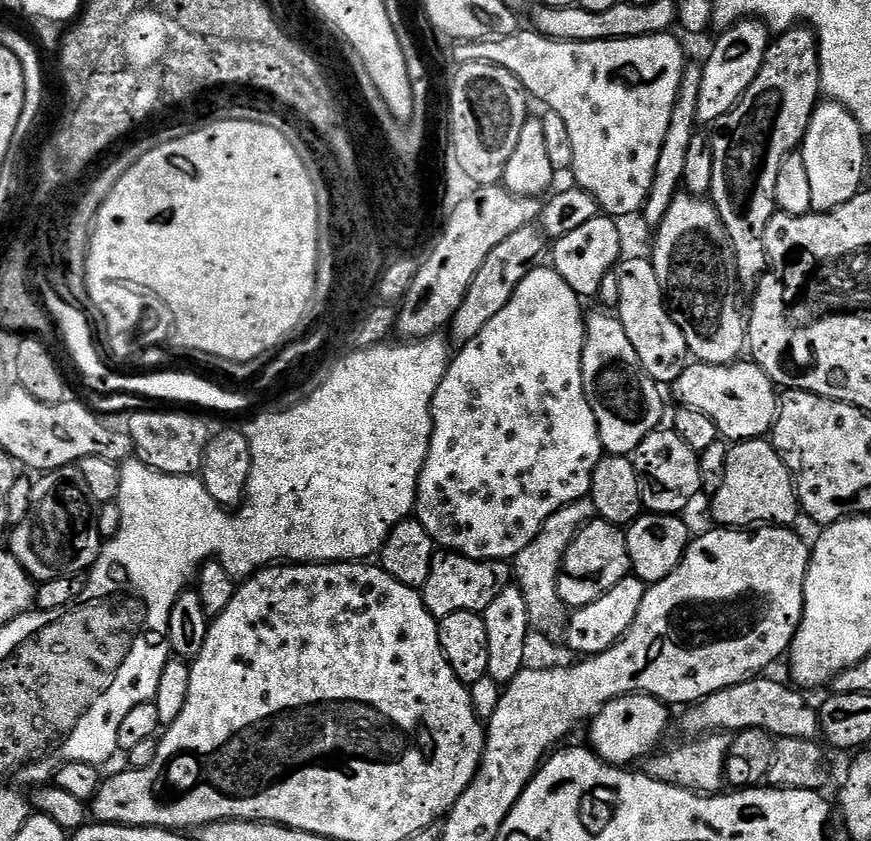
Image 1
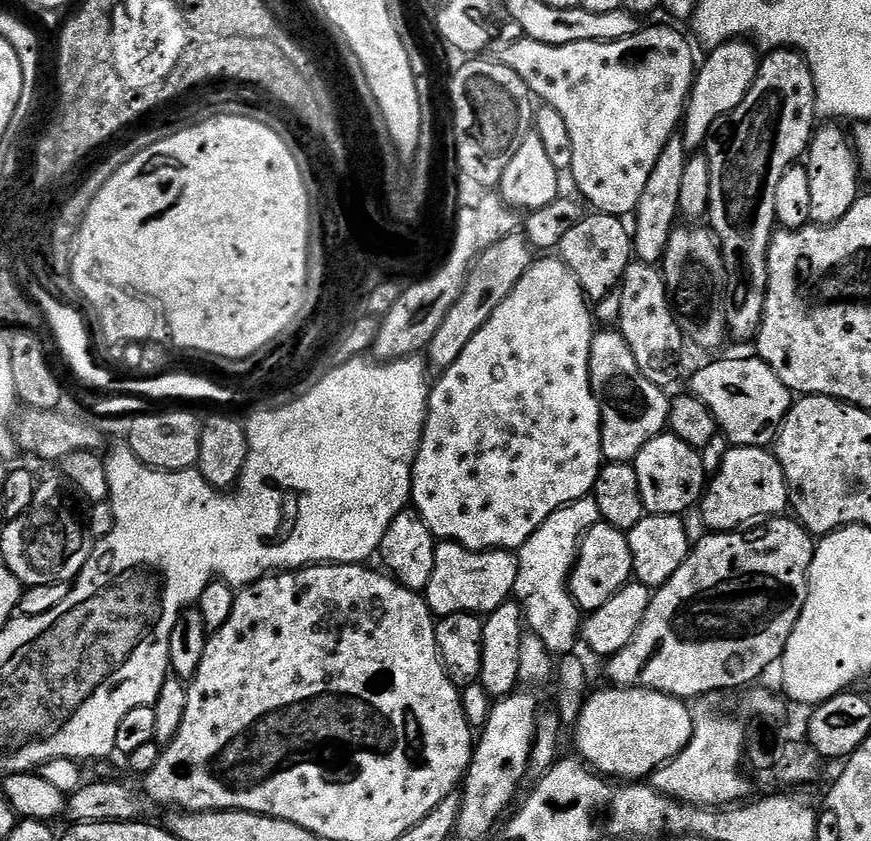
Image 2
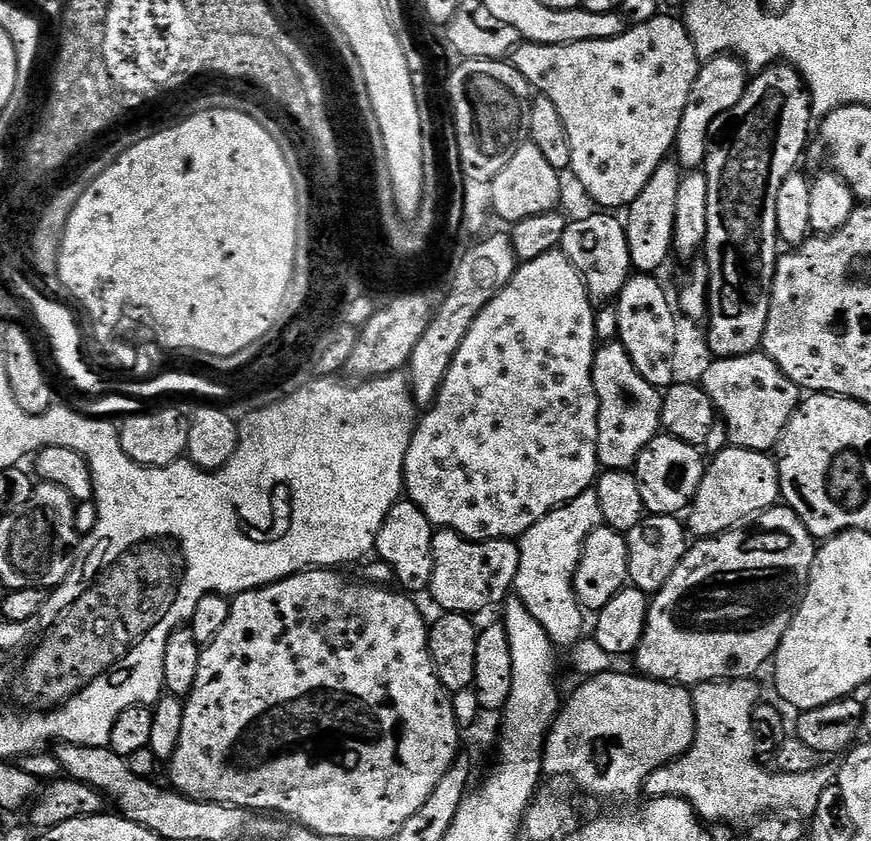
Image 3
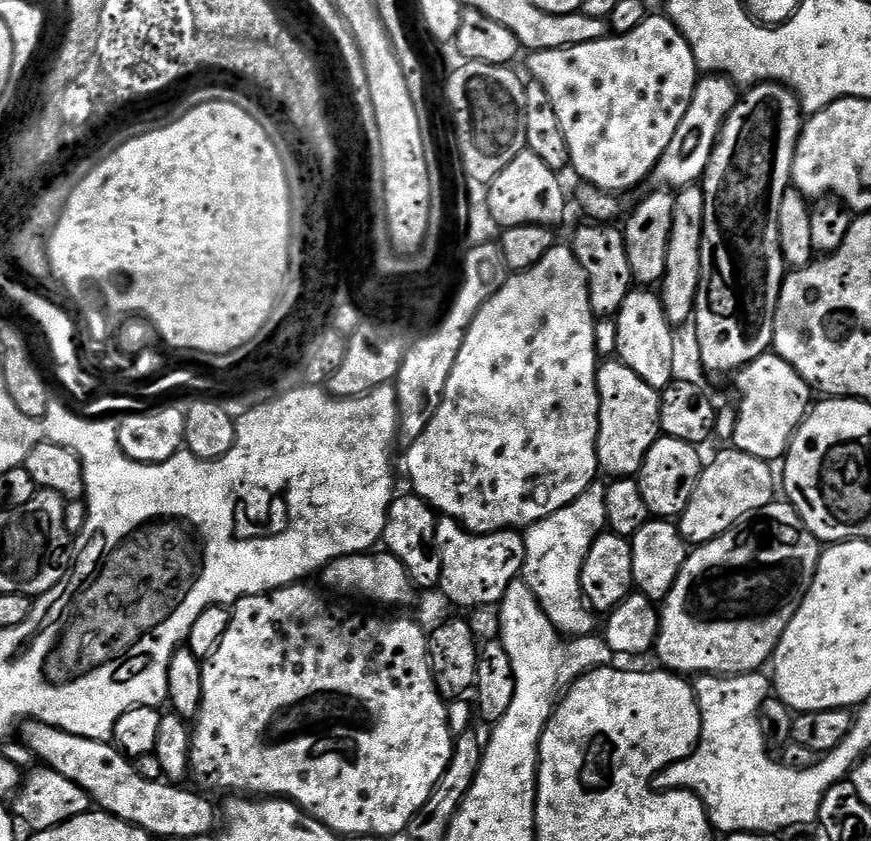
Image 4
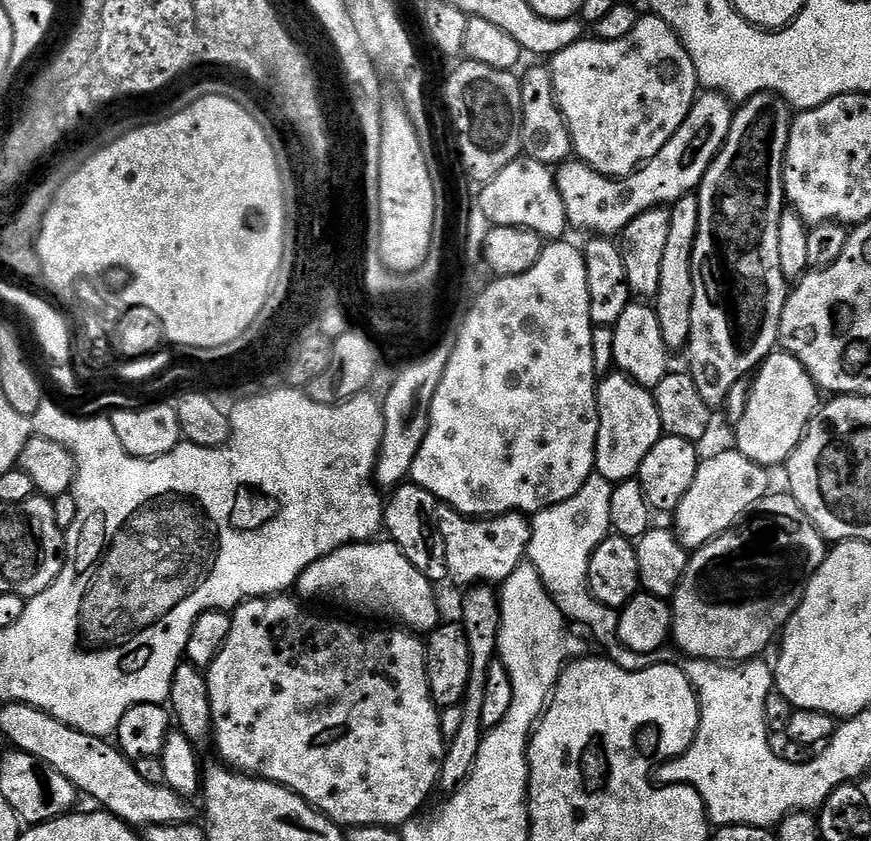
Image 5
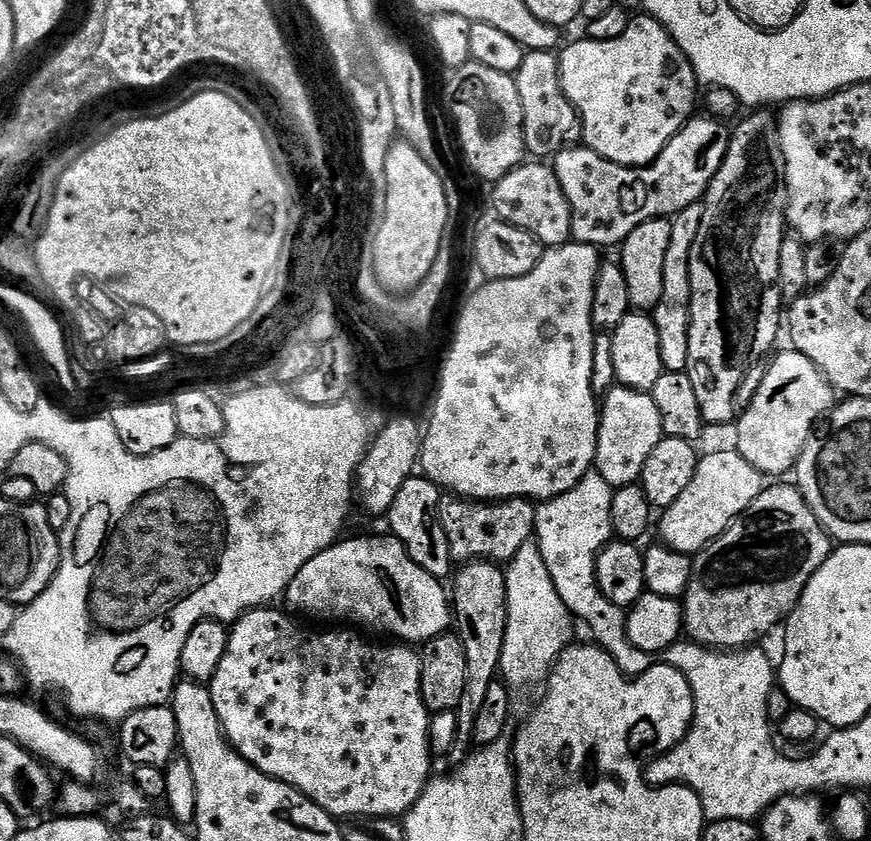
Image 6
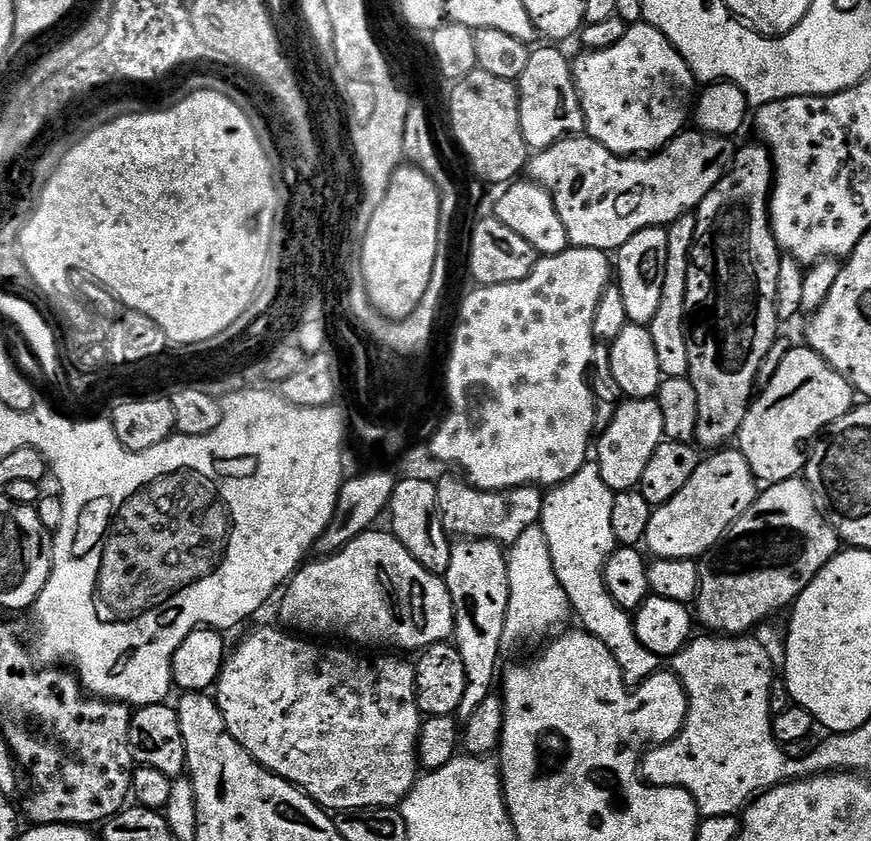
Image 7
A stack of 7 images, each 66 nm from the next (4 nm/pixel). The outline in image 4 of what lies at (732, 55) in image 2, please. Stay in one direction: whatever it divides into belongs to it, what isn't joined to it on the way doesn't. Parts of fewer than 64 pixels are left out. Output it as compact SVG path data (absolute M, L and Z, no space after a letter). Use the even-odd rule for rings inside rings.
M723 74L705 75L697 83L696 93L690 102L690 110L686 110L686 118L682 118L674 138L670 138L670 146L656 163L654 180L660 183L657 185L668 190L679 190L688 184L697 183L703 177L705 170L708 169L716 139L720 137L722 126L734 110L737 99L737 85Z

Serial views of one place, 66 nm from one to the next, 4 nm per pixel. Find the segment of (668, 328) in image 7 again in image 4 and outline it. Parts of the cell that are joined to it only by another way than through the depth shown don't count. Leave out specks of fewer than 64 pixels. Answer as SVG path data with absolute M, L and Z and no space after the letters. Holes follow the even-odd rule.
M699 183L688 184L675 193L674 222L670 222L670 246L666 246L666 274L658 285L658 295L668 323L679 326L693 319L702 270L702 230L706 226L706 198Z

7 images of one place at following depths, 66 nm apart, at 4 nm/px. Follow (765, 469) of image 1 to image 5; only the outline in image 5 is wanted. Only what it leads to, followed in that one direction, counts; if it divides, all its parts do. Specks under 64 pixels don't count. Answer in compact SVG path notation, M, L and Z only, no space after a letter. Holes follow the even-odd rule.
M738 450L720 452L717 456L701 459L698 470L694 474L694 482L690 482L690 490L686 490L686 498L676 507L674 513L674 531L682 547L695 550L708 544L716 536L735 528L756 507L763 496L769 495L769 473L760 464L755 464Z

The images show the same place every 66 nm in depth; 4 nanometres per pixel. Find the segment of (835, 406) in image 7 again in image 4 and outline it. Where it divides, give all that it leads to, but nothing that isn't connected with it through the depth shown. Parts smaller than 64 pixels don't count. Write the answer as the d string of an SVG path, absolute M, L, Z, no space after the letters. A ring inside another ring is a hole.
M765 354L754 358L754 362L750 362L735 373L734 380L736 380L737 390L740 391L740 400L738 399L737 428L734 430L731 443L739 452L745 452L759 460L779 461L788 451L792 436L808 414L814 400L813 389L809 388L808 383L800 377L798 370L794 370L794 366L790 366L783 358L775 354Z

